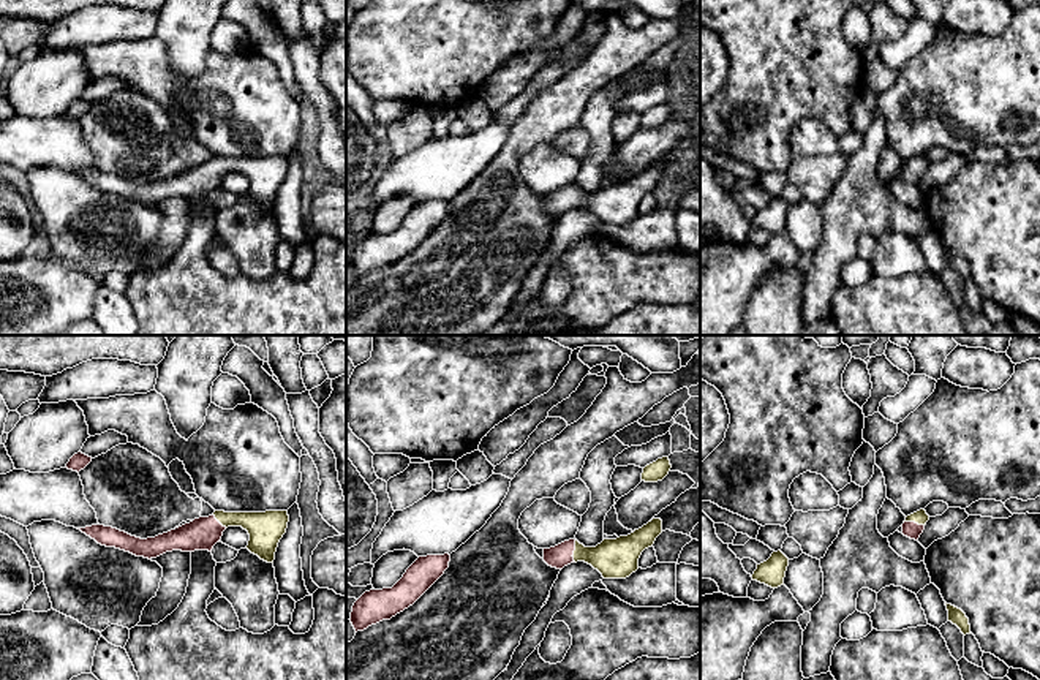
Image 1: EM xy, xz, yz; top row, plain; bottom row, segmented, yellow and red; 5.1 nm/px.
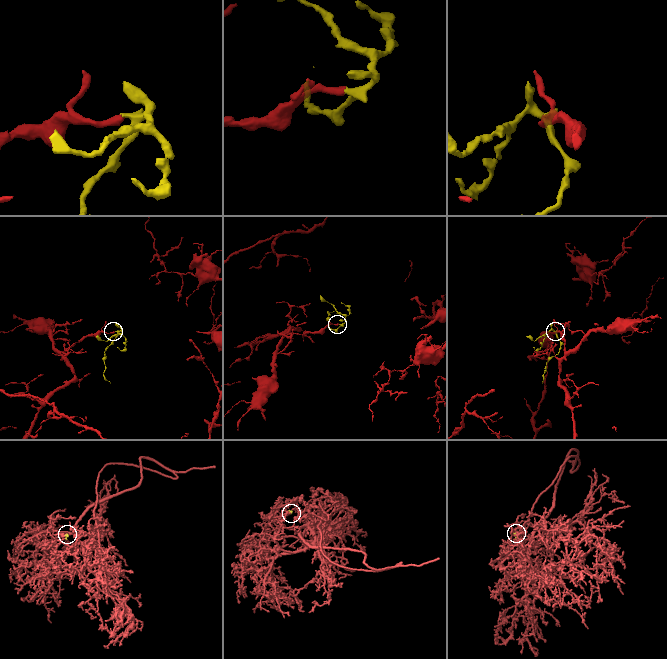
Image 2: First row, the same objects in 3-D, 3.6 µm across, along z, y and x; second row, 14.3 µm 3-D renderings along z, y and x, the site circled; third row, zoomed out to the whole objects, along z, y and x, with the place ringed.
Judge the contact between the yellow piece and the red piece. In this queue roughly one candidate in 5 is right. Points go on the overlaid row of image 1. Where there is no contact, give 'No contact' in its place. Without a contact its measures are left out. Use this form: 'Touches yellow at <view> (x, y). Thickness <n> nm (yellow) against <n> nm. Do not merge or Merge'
Touches yellow at xz (574, 551). Thickness 200 nm (yellow) against 120 nm. Merge

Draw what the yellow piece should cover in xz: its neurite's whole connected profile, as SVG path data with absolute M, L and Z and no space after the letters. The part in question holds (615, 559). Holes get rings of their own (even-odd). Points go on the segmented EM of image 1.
M653 519L627 536L604 539L596 547L585 547L577 539L544 549L544 561L556 569L585 561L597 569L604 579L626 579L639 569L642 552L651 547L662 533L662 520Z

